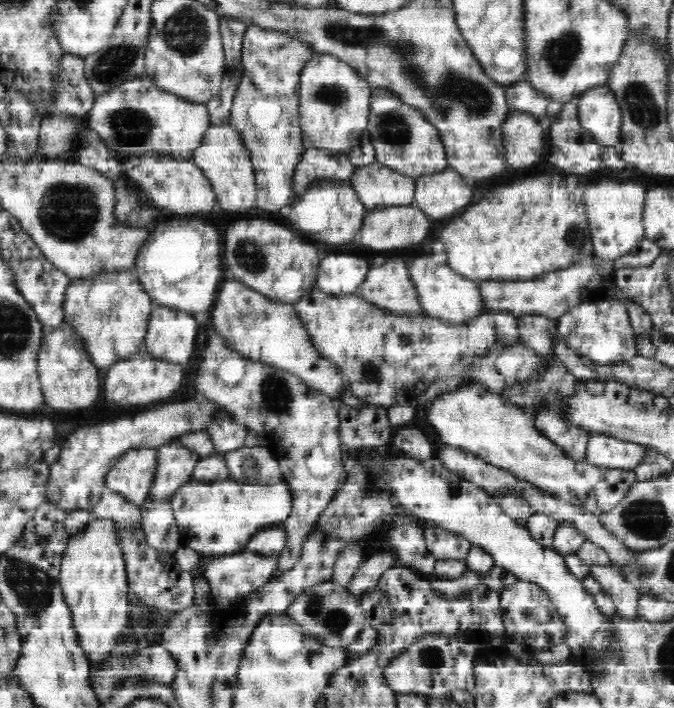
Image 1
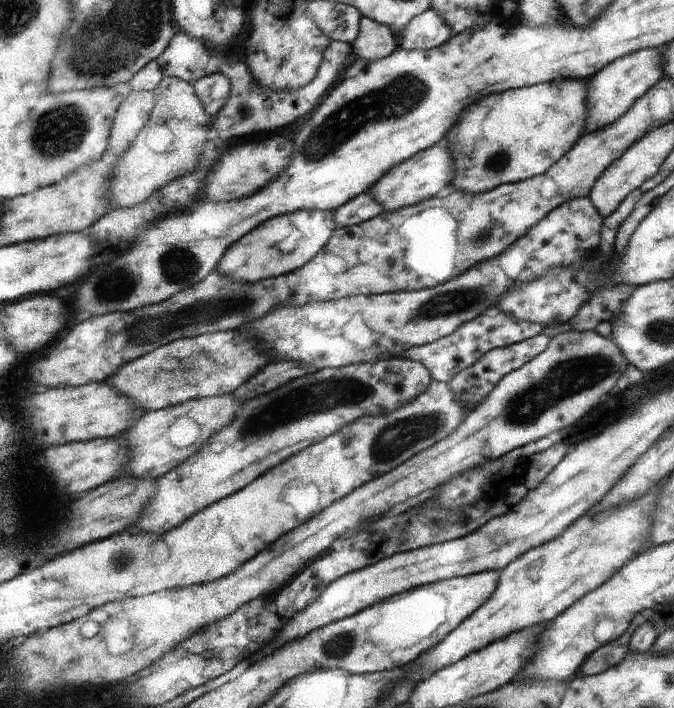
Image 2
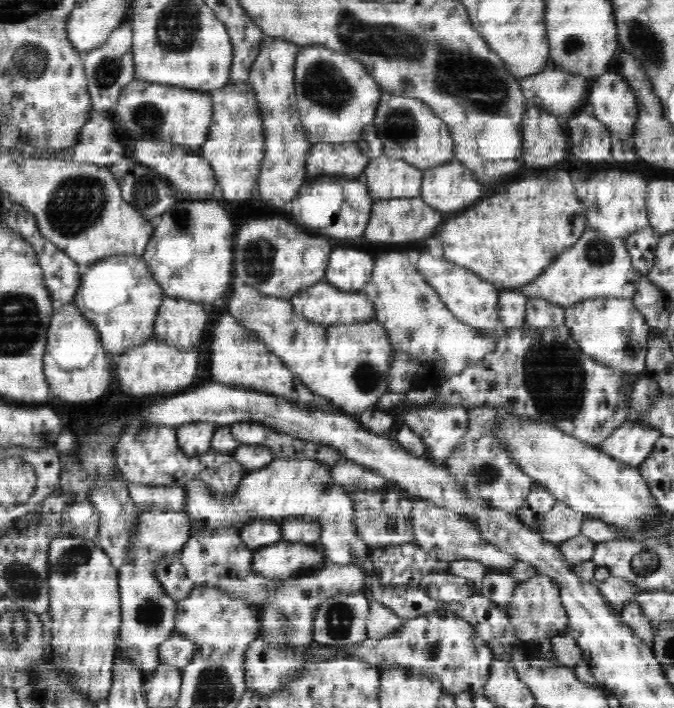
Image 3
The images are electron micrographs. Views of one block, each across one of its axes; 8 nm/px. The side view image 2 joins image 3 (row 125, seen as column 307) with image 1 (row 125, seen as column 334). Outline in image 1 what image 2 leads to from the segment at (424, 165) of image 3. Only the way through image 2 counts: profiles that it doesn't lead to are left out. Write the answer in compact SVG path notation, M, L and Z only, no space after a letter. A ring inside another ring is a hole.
M375 91L367 131L375 148L376 161L414 179L446 169L447 156L438 129L417 108L404 104L397 95Z

